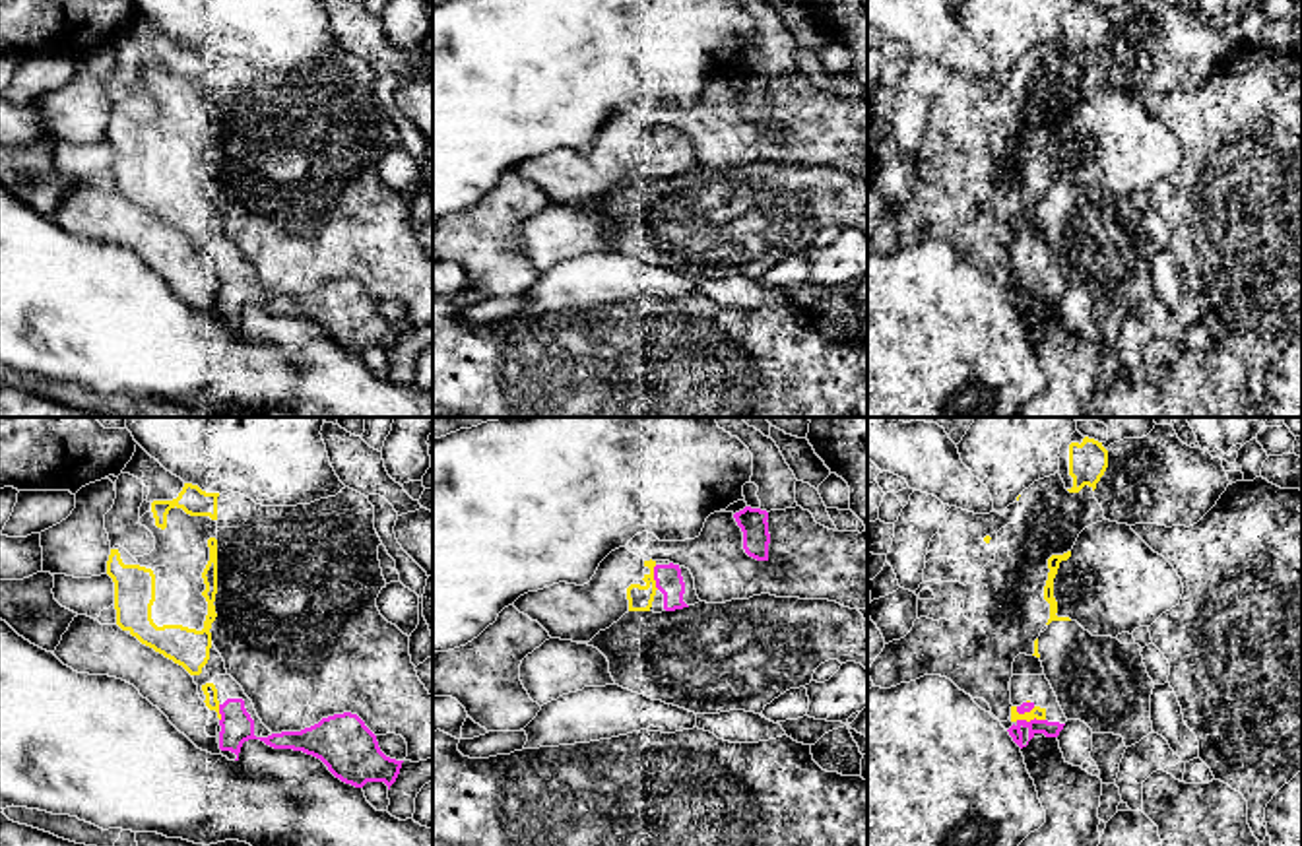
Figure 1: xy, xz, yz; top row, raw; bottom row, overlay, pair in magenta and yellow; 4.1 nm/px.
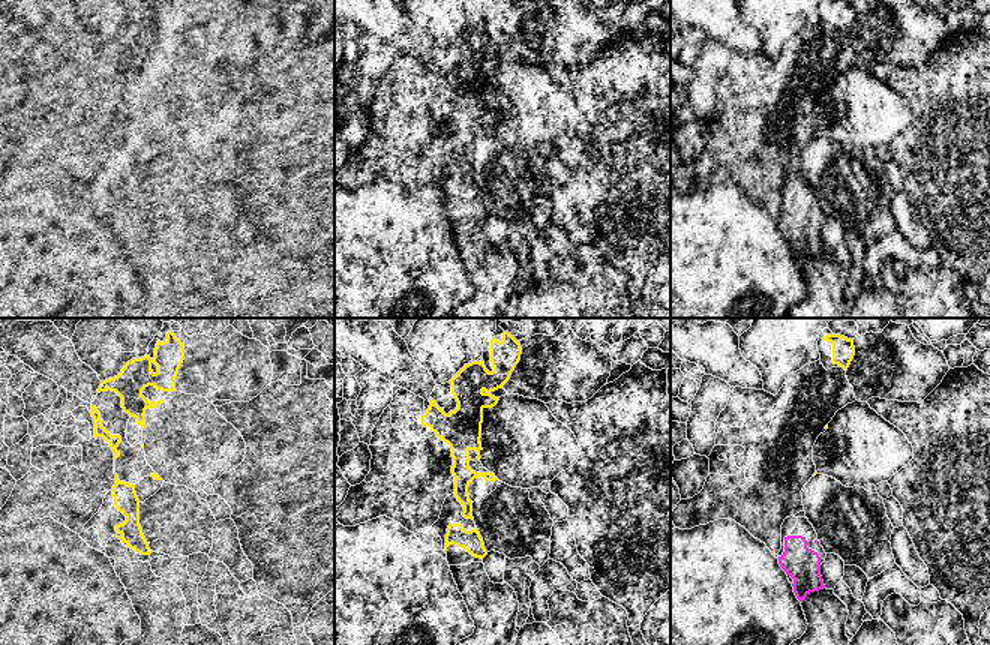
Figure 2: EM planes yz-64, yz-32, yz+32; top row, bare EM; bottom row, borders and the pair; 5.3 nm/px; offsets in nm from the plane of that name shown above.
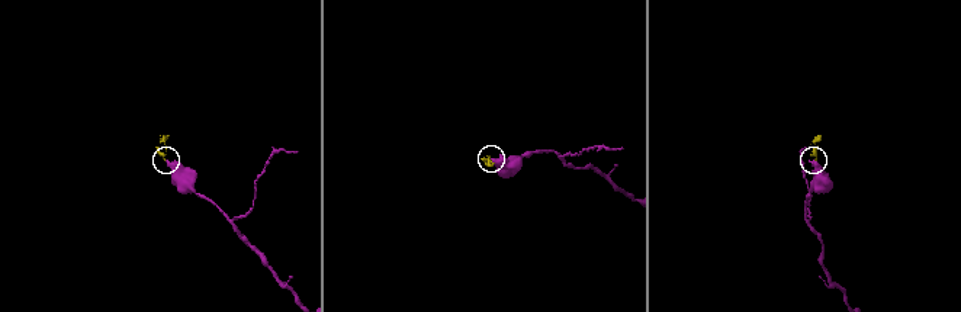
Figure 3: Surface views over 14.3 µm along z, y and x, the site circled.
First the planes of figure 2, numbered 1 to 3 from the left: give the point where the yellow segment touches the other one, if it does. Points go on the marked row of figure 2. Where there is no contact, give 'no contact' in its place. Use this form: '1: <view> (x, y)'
1: no contact
2: no contact
3: no contact

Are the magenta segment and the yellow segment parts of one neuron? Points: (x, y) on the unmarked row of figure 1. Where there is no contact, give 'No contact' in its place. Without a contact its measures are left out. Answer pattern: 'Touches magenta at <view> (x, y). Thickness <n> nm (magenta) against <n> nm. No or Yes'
Touches magenta at yz (1031, 286). Thickness 60 nm (magenta) against 50 nm. Yes

